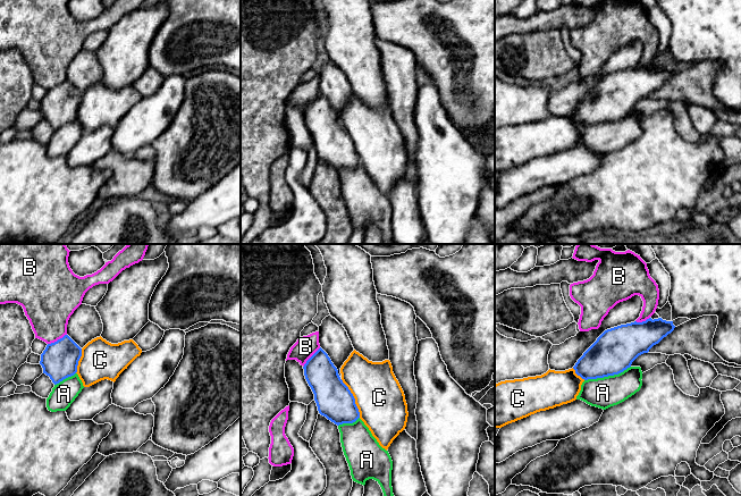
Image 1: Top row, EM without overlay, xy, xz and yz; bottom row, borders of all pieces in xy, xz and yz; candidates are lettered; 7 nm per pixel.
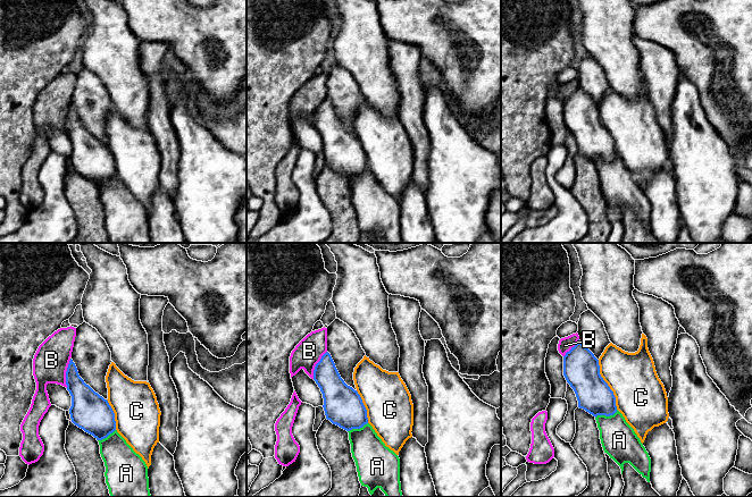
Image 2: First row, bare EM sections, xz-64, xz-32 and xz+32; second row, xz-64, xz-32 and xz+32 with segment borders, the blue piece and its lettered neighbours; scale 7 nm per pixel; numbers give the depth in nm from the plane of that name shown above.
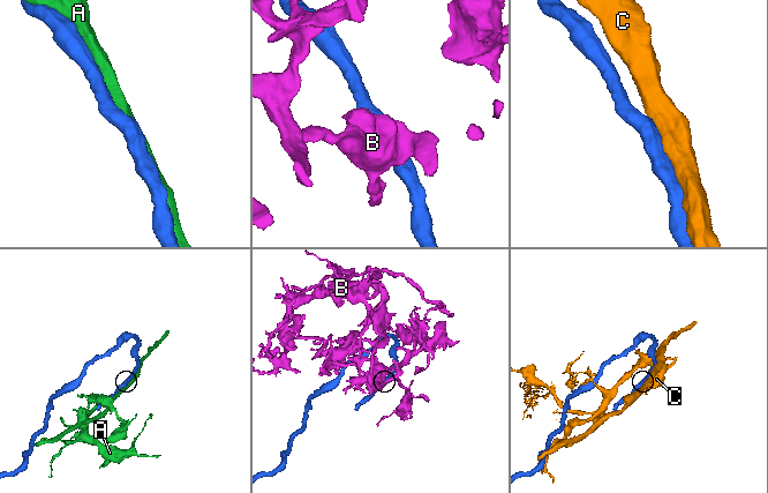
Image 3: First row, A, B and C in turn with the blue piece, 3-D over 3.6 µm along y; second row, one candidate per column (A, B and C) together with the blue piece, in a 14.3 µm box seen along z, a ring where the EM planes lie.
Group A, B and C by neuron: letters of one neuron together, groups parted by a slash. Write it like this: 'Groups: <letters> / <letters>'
Groups: A / B / C

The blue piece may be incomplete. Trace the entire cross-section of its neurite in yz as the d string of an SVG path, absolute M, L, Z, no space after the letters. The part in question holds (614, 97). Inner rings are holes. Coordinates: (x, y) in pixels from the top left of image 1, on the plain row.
M649 64L642 68L634 67L607 75L583 99L573 115L584 126L618 120L674 74L673 67Z

